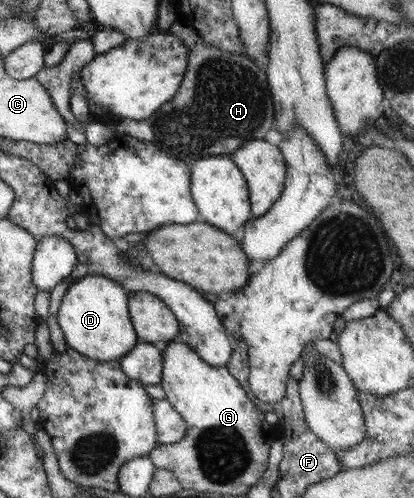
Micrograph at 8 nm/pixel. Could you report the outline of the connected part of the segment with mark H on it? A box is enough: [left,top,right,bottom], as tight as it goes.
[115,20,276,164]

